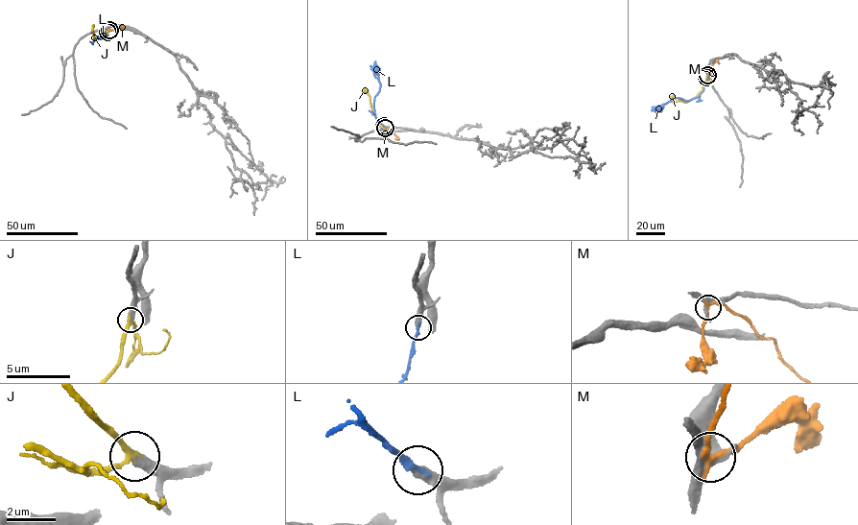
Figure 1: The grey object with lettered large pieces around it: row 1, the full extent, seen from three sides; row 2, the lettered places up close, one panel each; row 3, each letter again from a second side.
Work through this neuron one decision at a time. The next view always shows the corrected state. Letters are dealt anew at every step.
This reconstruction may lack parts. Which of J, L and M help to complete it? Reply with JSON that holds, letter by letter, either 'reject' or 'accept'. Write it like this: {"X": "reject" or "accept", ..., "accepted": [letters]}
{"J": "accept", "L": "reject", "M": "reject", "accepted": ["J"]}

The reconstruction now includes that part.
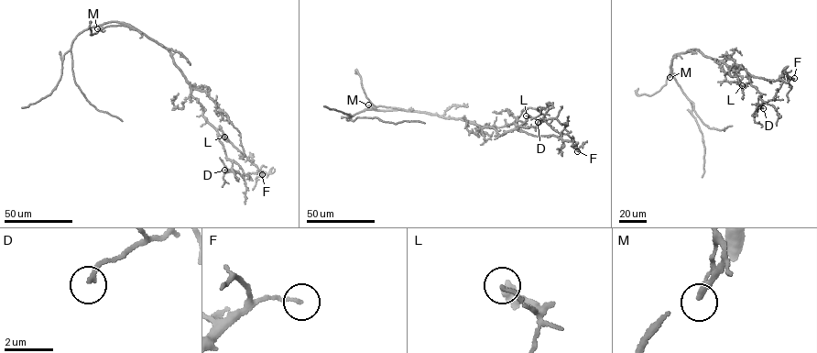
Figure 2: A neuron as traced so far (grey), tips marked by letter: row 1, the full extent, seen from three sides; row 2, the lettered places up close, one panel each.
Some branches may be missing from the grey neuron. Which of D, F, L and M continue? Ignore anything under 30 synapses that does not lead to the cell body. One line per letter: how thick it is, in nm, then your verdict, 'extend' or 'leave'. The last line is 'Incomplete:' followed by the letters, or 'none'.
D: 170 nm | leave
F: 120 nm | leave
L: 140 nm | leave
M: 170 nm | extend
Incomplete: M

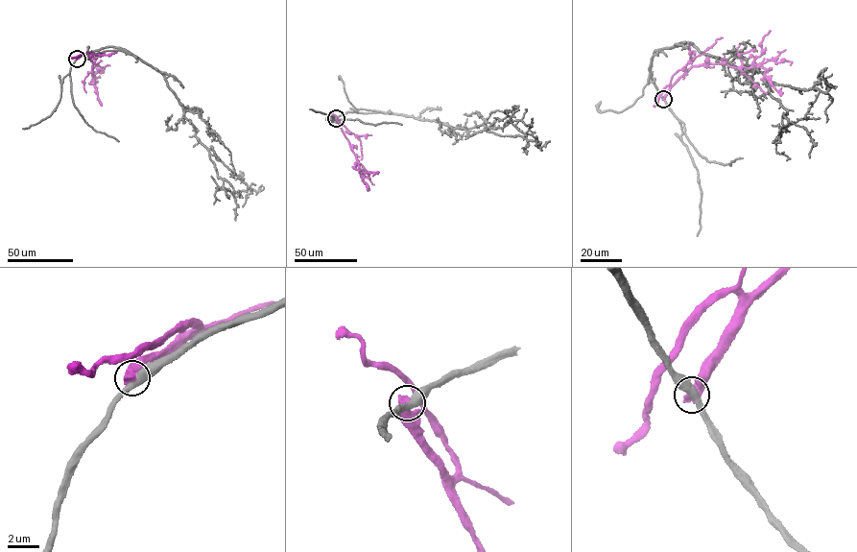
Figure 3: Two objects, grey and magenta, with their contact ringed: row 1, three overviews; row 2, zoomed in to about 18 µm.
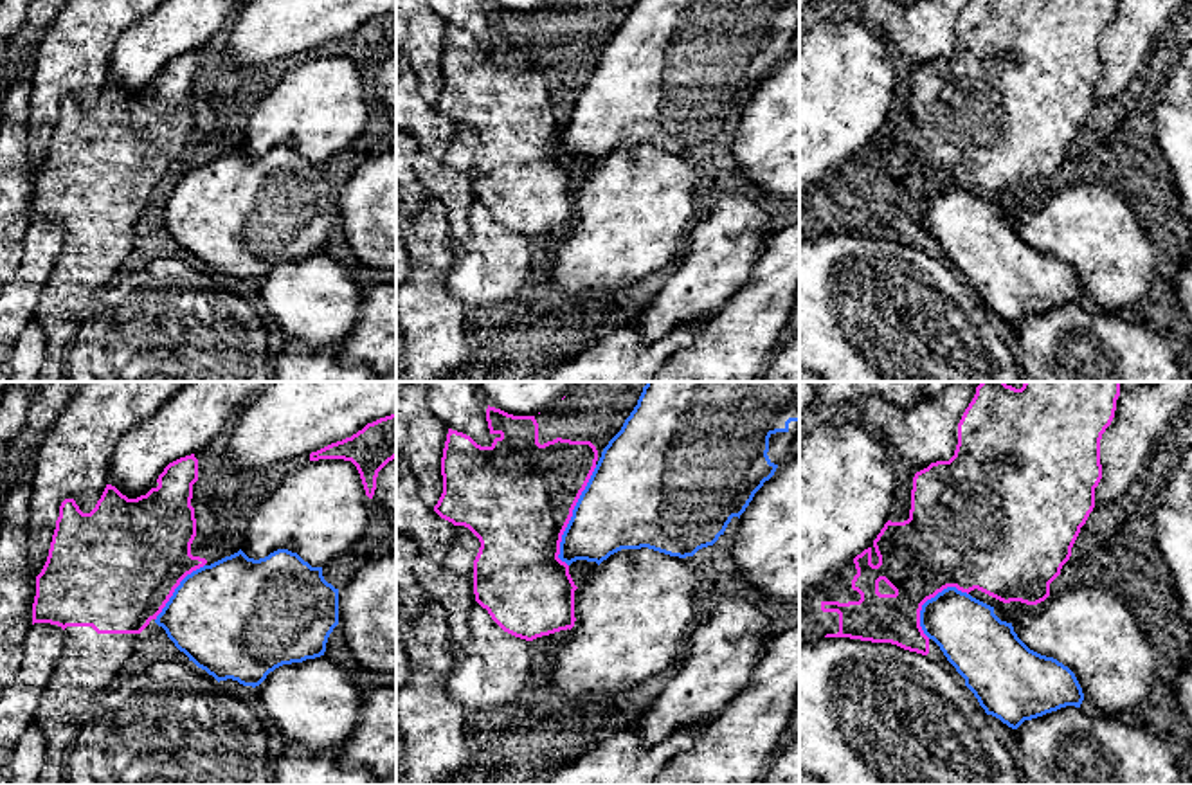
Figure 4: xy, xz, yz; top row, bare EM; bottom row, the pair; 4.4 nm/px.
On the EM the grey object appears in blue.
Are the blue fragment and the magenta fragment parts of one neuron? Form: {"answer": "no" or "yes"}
{"answer": "no"}

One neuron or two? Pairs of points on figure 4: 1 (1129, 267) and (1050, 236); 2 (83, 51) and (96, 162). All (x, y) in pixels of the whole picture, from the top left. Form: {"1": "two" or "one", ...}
{"1": "one", "2": "two"}

